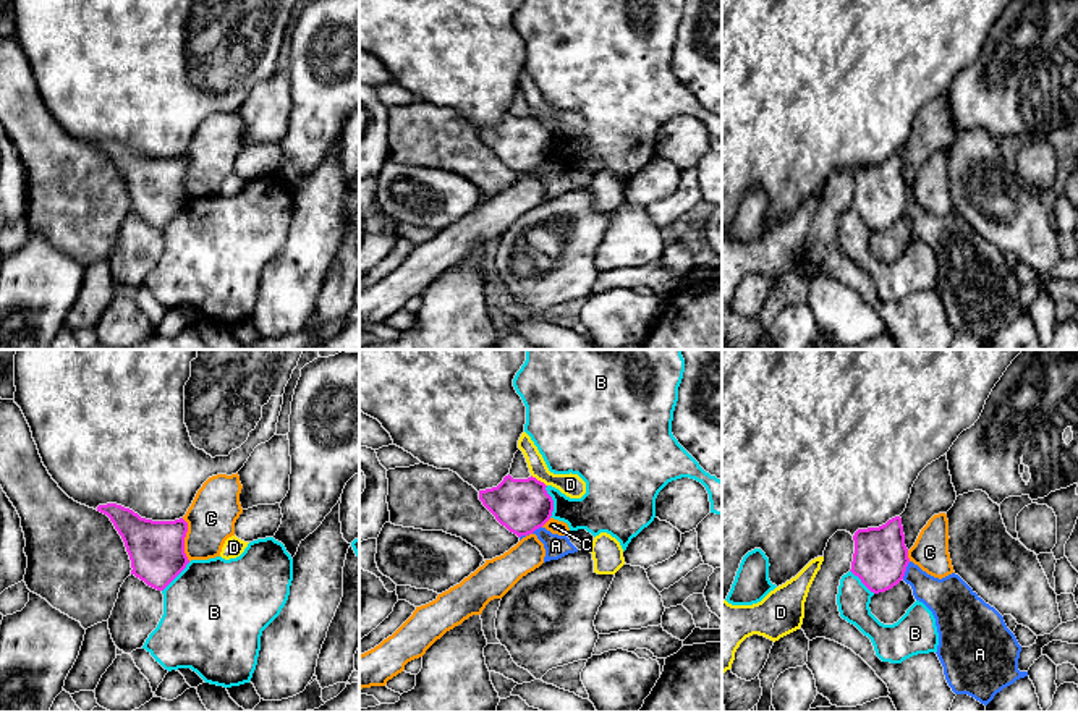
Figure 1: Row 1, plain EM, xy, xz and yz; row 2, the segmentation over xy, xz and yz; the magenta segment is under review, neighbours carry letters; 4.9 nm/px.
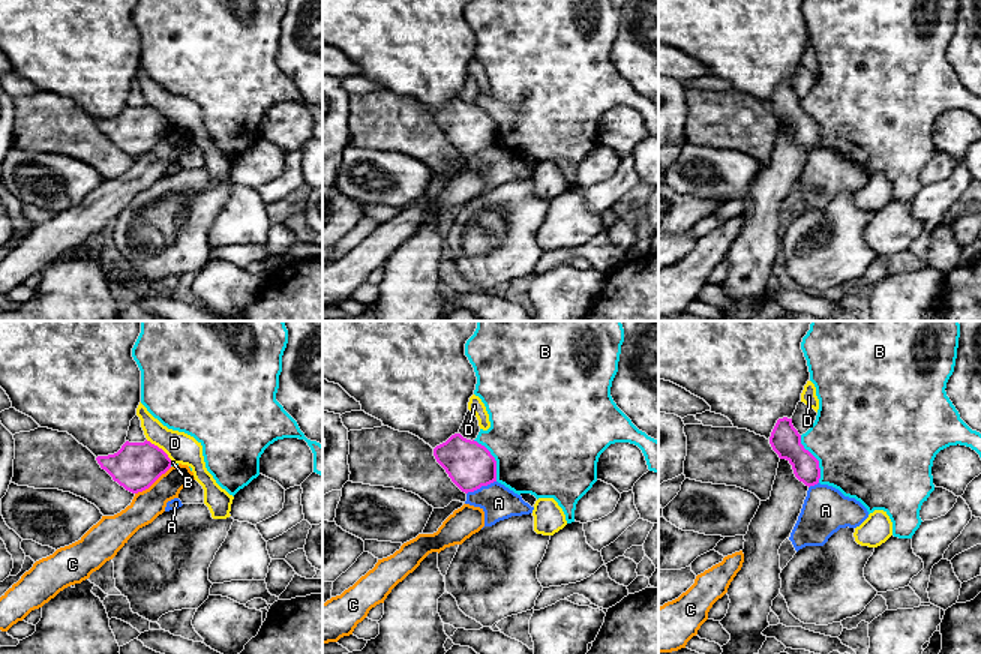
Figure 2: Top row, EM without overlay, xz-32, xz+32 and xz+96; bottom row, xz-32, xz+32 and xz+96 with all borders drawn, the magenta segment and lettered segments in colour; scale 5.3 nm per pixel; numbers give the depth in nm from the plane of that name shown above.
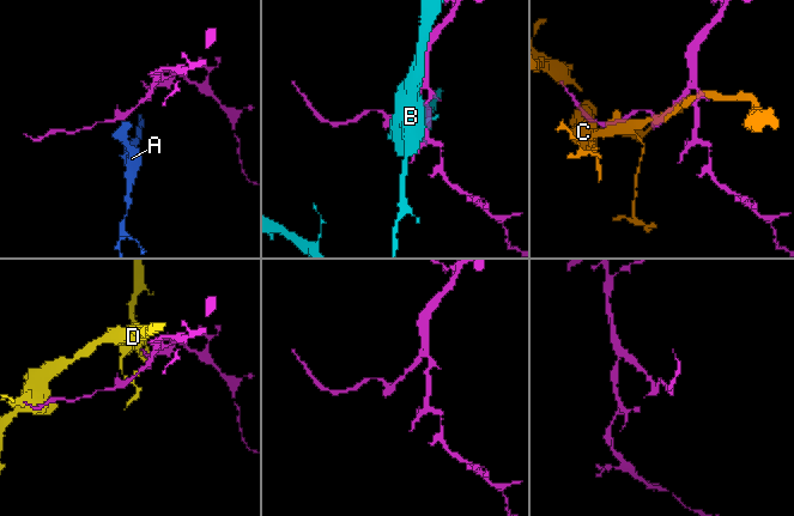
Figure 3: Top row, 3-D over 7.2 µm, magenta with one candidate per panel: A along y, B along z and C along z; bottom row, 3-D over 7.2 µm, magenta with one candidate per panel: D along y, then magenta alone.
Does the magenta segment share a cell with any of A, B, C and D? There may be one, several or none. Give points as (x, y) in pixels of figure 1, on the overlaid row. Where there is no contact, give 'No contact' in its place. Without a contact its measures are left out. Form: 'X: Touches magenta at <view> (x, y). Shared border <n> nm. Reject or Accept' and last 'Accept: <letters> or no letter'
A: Touches magenta at yz (905, 570). Shared border 100 nm. Reject
B: Touches magenta at xz (552, 502). Shared border 160 nm. Reject
C: Touches magenta at xy (183, 539). Shared border 220 nm. Reject
D: Touches magenta at xz (539, 481). Shared border 100 nm. Reject
Accept: no letter

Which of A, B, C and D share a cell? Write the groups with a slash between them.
A / B / C / D

